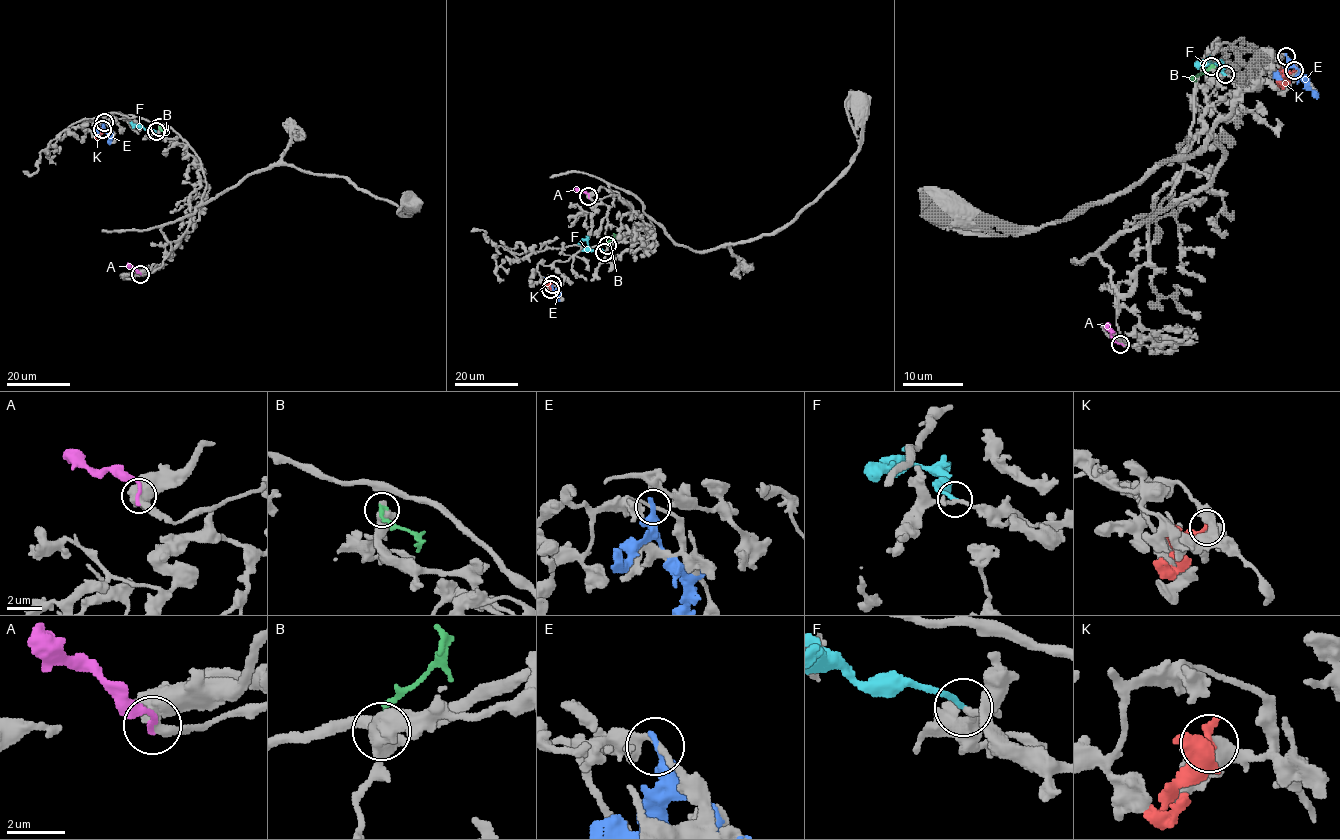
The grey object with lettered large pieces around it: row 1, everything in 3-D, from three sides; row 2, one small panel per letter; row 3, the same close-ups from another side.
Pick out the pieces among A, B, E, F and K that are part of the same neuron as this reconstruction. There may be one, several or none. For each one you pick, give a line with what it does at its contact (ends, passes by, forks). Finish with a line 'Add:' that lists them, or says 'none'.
F: it ends there
Add: F

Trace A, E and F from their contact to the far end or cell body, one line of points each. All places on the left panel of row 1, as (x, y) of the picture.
A: (140, 274), (126, 264)
E: (103, 122), (110, 144)
F: (156, 132), (130, 122)

